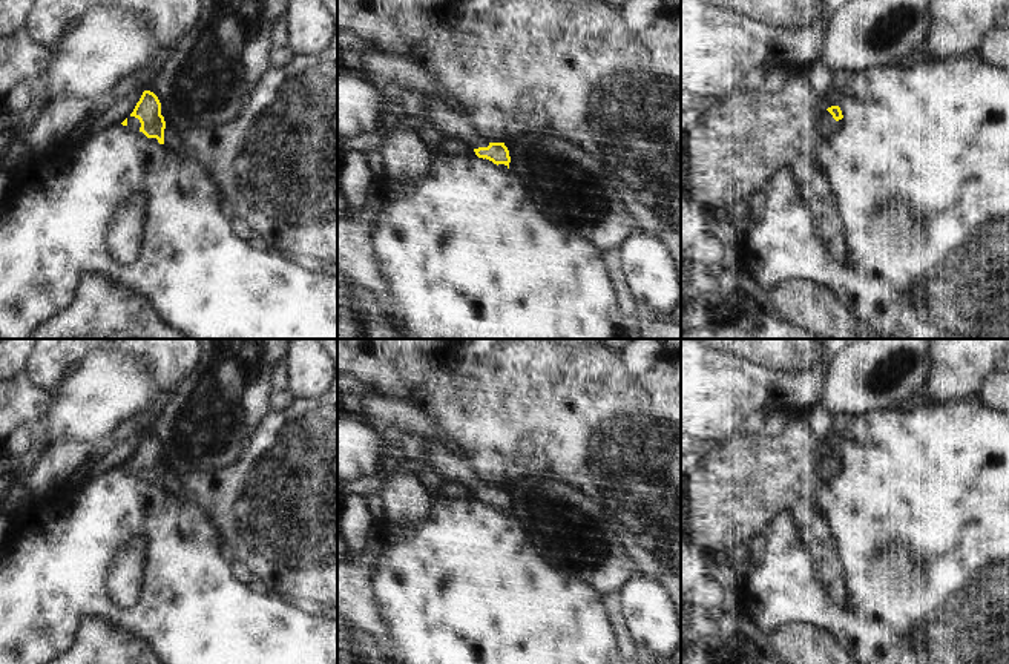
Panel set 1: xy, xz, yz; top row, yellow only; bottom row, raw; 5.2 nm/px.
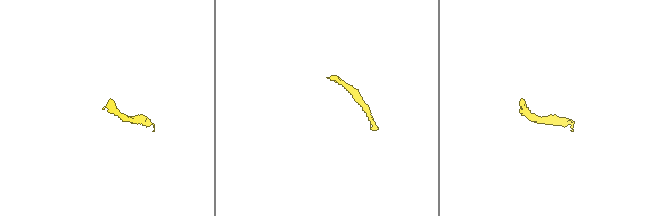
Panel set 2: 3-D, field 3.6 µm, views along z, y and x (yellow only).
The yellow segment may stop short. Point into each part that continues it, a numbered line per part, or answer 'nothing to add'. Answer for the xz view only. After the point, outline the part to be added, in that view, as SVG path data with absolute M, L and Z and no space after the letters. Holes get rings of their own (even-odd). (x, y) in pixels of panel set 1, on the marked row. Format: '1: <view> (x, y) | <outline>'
1: xz (385, 68) | M382 51L359 54L362 55L365 74L370 80L379 81L380 84L405 84L426 95L426 107L420 118L414 121L416 124L431 126L446 138L465 141L472 150L489 146L491 141L481 138L460 112L452 110L437 98L426 72L417 63Z

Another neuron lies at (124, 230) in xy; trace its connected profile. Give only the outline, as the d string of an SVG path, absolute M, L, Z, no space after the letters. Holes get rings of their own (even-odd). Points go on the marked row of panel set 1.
M133 195L110 218L104 242L117 262L130 264L136 259L141 238L141 202L138 195Z

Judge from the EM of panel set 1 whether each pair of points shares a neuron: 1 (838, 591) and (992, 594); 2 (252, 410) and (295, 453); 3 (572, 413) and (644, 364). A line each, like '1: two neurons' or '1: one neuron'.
1: two neurons
2: two neurons
3: two neurons

